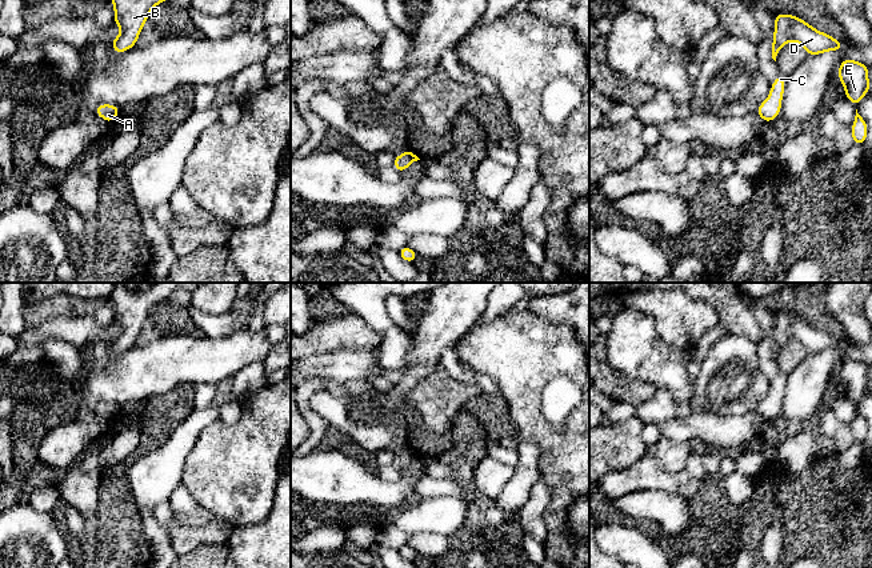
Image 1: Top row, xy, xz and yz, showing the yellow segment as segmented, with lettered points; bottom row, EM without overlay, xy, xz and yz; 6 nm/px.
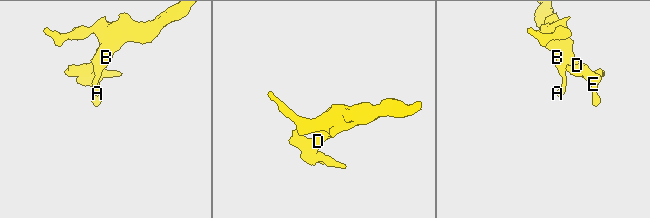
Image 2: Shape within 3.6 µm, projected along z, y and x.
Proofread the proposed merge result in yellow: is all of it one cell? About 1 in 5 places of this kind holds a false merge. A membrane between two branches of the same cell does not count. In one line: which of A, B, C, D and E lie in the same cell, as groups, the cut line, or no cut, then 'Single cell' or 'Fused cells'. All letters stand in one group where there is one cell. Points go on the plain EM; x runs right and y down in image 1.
Groups: A B C D E. No split. Single cell

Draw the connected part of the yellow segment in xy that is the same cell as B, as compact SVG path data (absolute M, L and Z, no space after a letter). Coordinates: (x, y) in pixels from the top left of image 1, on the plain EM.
M115 283L111 293L113 321L120 325L120 333L109 341L116 352L136 344L141 327L151 309L168 299L180 283Z

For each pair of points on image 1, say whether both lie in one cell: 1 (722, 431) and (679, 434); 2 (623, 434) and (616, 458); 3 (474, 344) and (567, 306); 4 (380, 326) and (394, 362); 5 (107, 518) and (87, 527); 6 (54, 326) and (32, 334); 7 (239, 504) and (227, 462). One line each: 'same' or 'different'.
1: same
2: same
3: different
4: same
5: different
6: same
7: same

